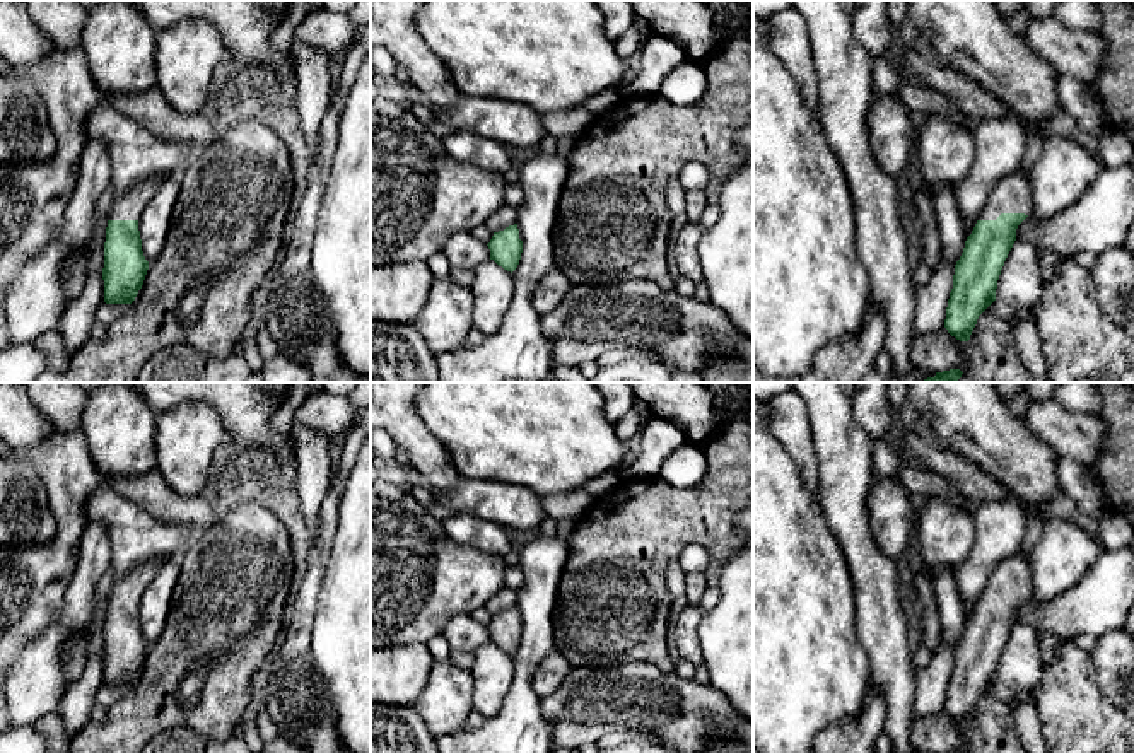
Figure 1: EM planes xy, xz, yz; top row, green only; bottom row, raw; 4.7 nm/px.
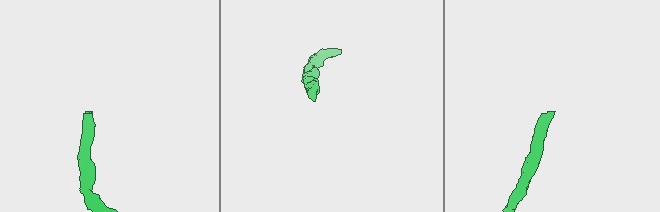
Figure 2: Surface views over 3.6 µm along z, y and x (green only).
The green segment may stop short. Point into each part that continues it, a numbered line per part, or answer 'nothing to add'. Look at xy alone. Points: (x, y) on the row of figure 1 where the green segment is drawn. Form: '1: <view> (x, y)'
1: xy (130, 205)

